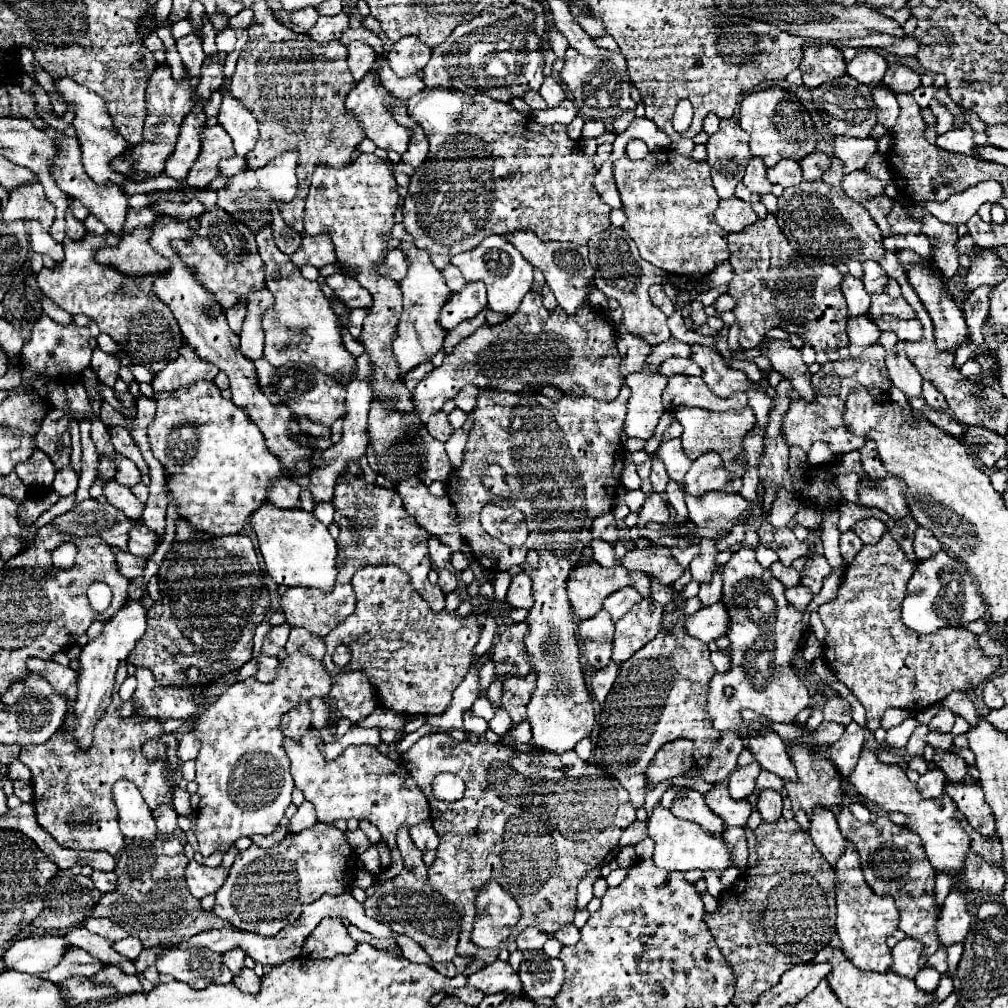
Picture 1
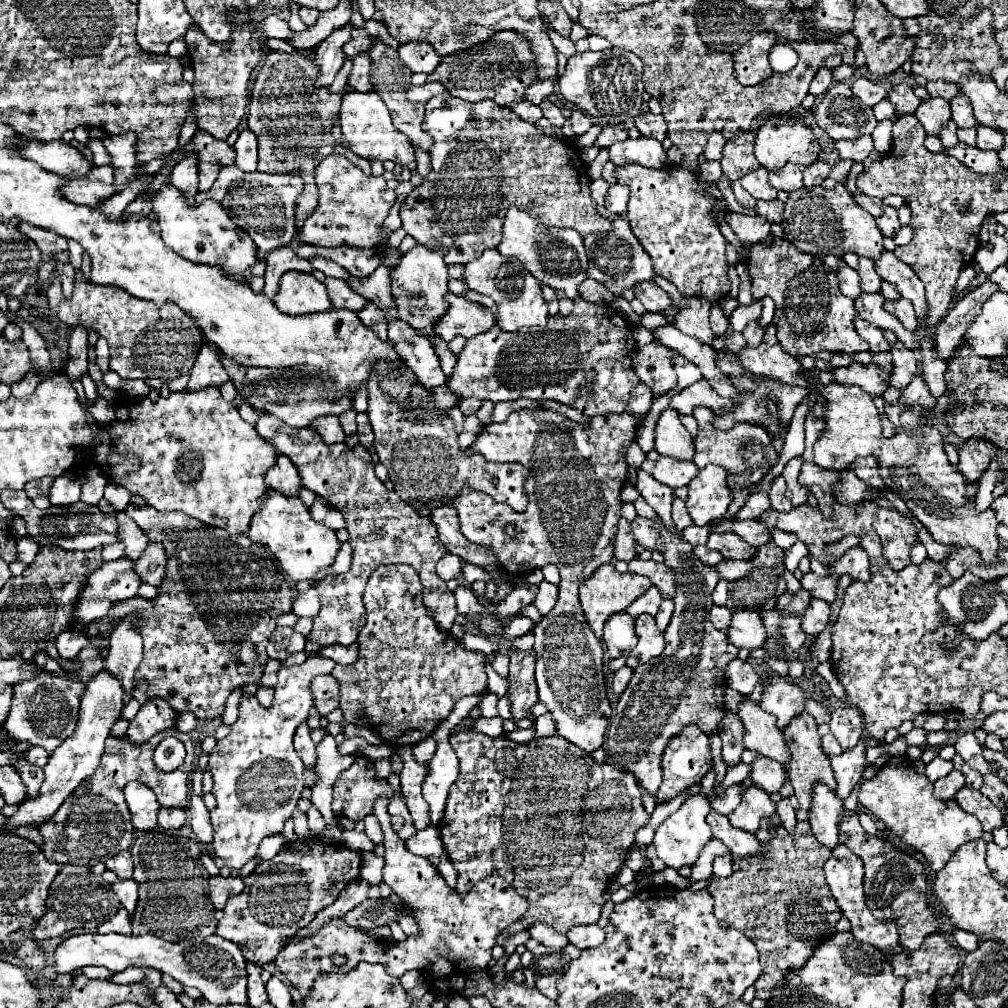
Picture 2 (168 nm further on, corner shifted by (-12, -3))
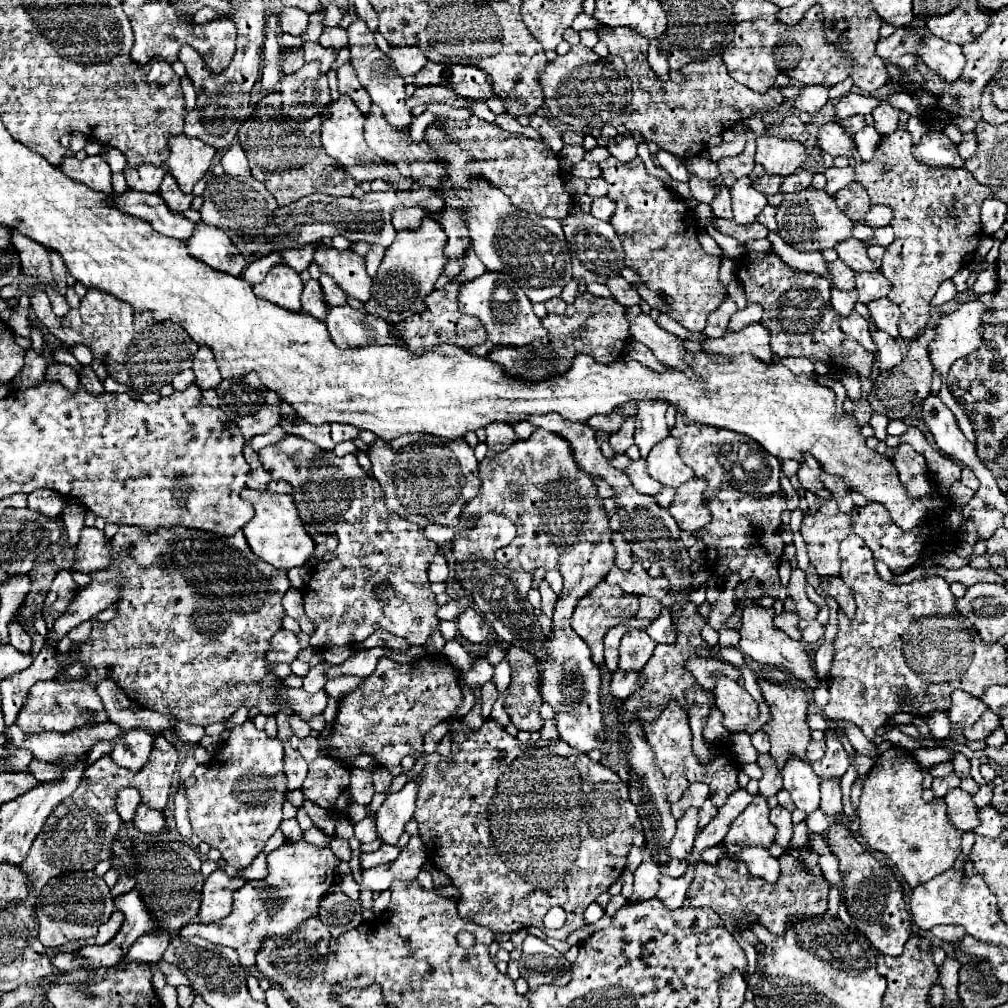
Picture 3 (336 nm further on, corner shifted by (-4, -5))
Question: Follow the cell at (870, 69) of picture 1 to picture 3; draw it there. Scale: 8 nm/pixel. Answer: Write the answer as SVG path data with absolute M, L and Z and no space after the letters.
M851 92L851 94L843 96L843 98L837 102L837 106L835 106L835 116L837 116L837 120L845 120L845 118L855 116L855 114L865 116L865 114L871 114L871 110L877 108L877 104L879 104L877 98Z

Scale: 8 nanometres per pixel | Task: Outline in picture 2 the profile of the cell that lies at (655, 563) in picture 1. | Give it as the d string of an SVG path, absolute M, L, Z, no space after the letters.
M631 560L629 562L629 572L633 574L643 574L649 576L651 582L661 590L665 598L673 598L675 594L675 580L673 580L673 570L667 568L663 562L653 562L653 560Z

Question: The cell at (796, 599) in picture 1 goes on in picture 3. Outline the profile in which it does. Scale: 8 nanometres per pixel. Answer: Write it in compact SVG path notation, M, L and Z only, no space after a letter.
M799 620L799 630L803 634L803 642L815 644L817 640L823 638L825 628L817 620Z

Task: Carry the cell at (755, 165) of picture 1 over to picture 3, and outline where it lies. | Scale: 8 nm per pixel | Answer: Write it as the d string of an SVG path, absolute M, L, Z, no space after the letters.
M747 176L737 180L731 186L731 202L733 202L733 222L735 224L751 224L755 222L757 214L765 208L767 198L761 196Z

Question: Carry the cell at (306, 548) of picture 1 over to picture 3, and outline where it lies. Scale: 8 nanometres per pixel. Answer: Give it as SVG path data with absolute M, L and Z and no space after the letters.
M243 488L241 498L249 500L255 508L255 518L249 524L245 524L243 532L245 532L245 538L251 546L251 550L261 560L273 564L275 568L289 570L289 568L295 568L295 566L303 566L311 558L311 554L315 550L315 542L305 532L303 522L297 516L291 494L275 494L275 492L269 492L269 490Z

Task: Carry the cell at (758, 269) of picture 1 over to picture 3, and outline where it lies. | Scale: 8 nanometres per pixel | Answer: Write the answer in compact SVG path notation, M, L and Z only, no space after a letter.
M747 252L737 268L737 278L741 280L747 302L759 302L765 316L761 324L771 334L771 350L779 358L805 356L811 362L827 362L839 368L851 368L861 380L867 380L873 370L875 354L867 352L853 340L845 336L839 328L839 316L833 312L829 302L831 284L827 278L817 274L805 274L791 270L773 252Z

